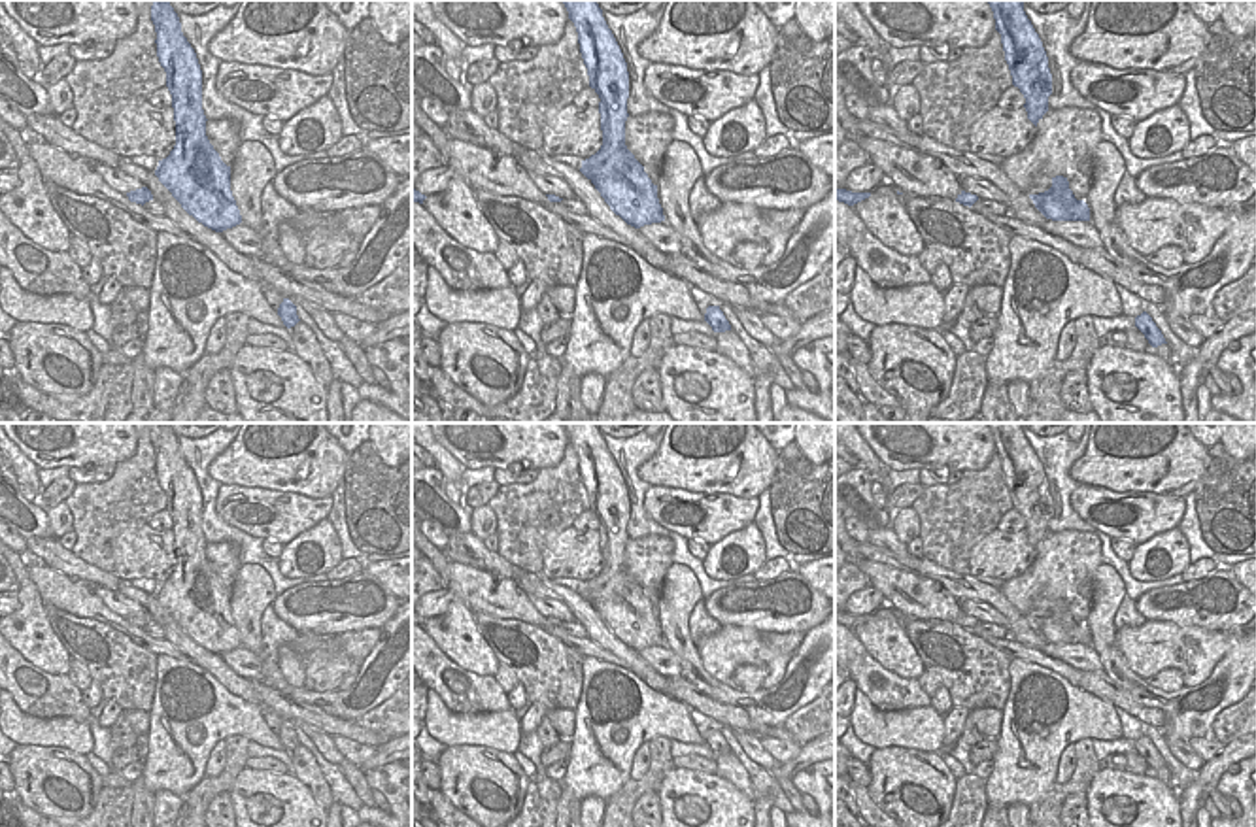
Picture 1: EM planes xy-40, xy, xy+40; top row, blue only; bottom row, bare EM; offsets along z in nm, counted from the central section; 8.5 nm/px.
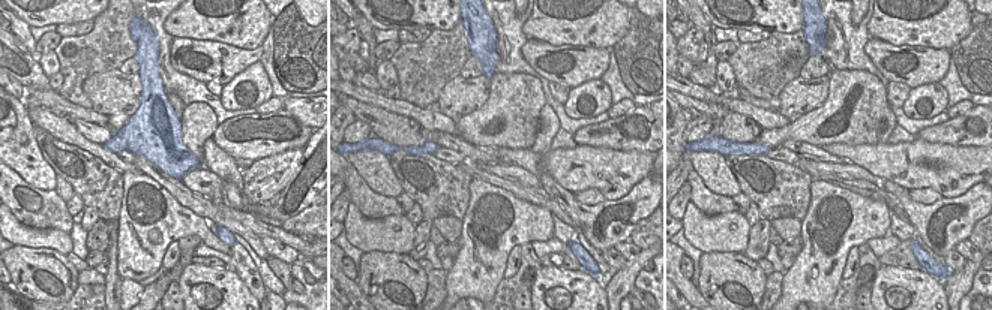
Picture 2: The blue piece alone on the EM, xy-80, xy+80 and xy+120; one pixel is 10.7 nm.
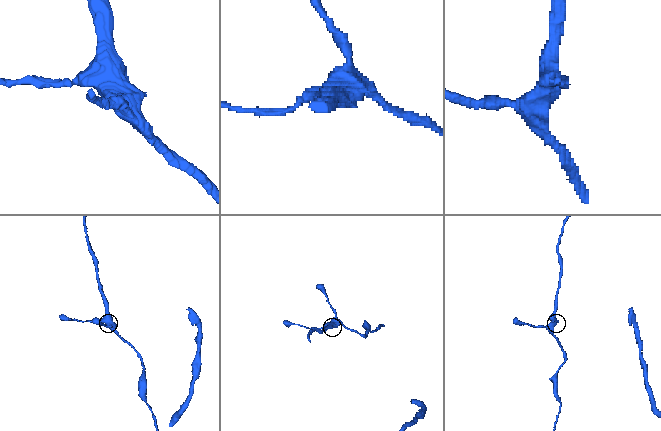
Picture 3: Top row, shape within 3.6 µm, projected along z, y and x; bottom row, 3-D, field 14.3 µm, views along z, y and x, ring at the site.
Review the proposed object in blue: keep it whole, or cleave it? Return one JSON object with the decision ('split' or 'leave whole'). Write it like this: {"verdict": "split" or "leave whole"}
{"verdict": "leave whole"}

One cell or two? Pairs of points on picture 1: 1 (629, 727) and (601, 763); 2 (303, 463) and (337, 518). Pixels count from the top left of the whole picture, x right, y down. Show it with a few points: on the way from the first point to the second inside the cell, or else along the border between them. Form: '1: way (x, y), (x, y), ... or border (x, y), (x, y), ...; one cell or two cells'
1: way (628, 741), (618, 750), (618, 767), (614, 769); one cell
2: border (342, 478), (329, 495); two cells

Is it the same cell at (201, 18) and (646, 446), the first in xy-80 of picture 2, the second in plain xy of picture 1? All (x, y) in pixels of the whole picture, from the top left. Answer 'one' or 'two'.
two

